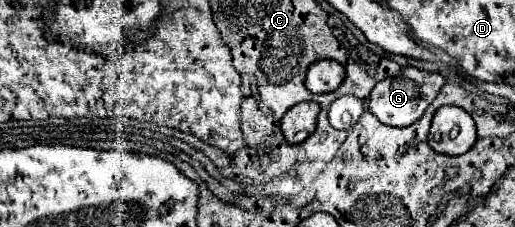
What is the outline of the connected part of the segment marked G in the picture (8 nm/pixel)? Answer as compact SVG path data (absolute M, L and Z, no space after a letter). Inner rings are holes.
M406 66L402 68L402 72L394 78L386 78L380 84L374 86L372 94L370 94L370 102L368 102L368 110L382 122L388 126L410 126L414 124L424 110L430 106L430 102L436 98L438 90L442 88L446 80L440 74L432 74L432 72L422 72L418 68Z

